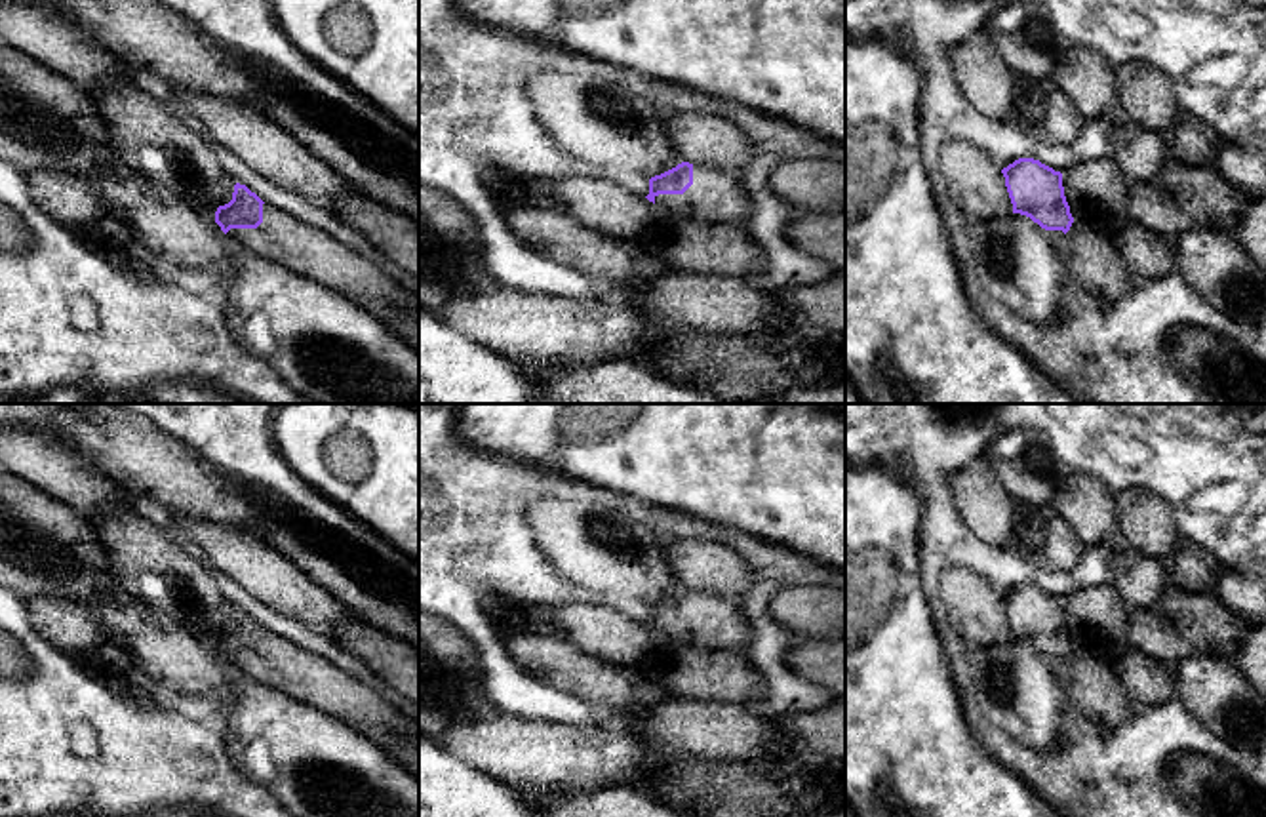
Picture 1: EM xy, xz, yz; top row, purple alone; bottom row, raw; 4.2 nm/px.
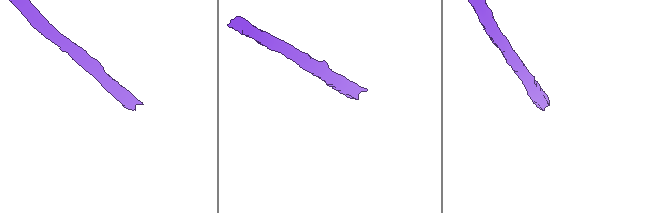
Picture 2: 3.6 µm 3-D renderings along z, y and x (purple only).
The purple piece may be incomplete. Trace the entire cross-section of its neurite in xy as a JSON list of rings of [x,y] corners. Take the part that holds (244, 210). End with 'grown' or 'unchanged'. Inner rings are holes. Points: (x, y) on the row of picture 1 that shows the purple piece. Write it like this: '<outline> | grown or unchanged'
[[[234,185],[232,200],[217,208],[215,223],[234,246],[278,261],[375,314],[381,309],[419,309],[419,295],[373,261],[327,232],[265,204],[246,185]]] | grown

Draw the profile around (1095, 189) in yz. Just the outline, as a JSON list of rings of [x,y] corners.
[[[1114,156],[1078,162],[1062,171],[1064,196],[1076,221],[1110,240],[1133,221],[1125,211],[1129,183]]]

